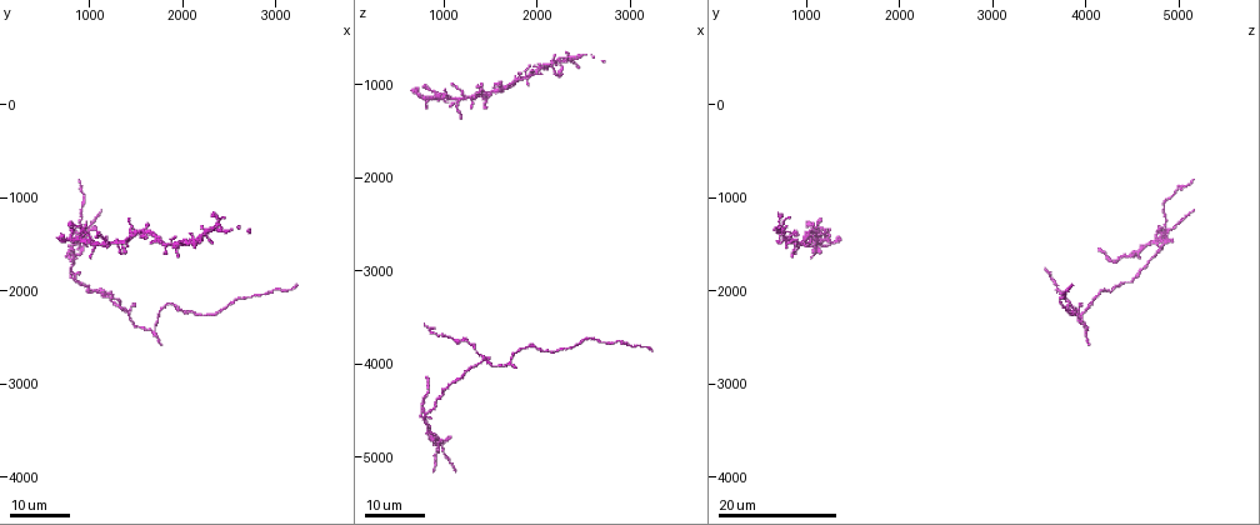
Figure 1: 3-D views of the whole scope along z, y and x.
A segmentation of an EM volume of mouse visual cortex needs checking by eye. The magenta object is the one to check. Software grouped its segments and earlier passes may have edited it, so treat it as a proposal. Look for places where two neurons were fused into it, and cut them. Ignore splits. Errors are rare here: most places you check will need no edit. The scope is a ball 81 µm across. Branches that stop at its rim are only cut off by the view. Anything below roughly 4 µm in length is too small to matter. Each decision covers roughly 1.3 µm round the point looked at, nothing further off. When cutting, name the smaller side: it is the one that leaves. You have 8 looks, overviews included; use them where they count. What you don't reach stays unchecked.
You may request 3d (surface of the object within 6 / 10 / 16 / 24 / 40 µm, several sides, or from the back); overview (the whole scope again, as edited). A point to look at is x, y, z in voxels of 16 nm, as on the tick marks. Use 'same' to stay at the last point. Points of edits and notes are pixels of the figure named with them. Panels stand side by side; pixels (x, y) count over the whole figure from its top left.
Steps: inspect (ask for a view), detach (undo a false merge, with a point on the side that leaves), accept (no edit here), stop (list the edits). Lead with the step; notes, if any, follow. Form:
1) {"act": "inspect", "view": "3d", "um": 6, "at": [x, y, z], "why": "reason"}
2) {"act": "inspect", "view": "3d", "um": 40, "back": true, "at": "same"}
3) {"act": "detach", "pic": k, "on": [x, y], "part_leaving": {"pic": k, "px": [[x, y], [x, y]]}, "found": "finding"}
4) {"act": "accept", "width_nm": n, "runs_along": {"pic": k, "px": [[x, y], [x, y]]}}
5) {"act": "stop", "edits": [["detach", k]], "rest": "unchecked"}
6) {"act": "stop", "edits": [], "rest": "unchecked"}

{"act": "inspect", "view": "3d", "um": 16, "at": [1050, 2000, 3700], "why": "three arms meet"}

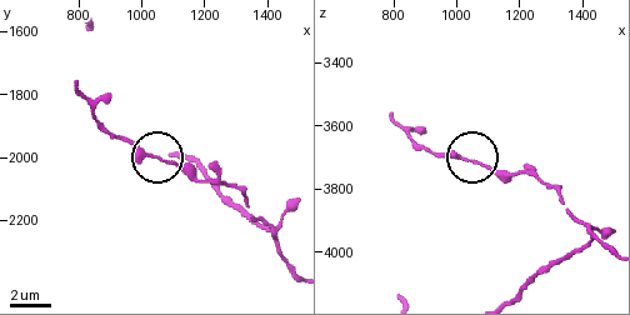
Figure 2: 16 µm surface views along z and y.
{"act": "inspect", "view": "3d", "um": 6, "at": [1050, 2010, 3720]}

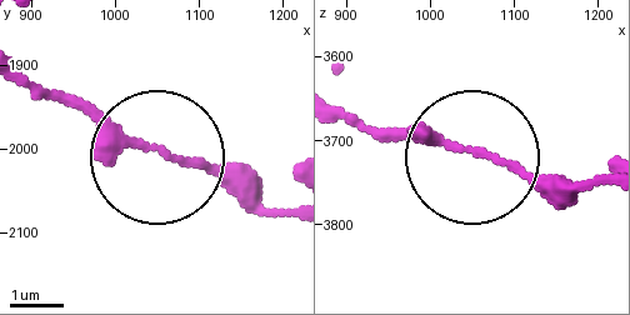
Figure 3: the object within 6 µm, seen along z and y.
{"act": "accept", "arms": 3, "found": "continuous, no second neuron"}

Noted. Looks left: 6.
{"act": "inspect", "view": "3d", "um": 16, "at": [1450, 2300, 3950], "why": "looks like a crossing"}

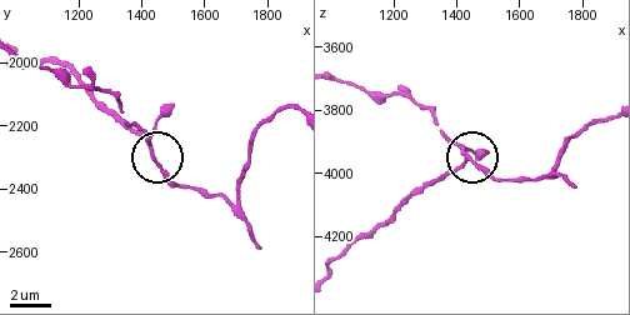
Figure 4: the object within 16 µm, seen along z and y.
{"act": "inspect", "view": "3d", "um": 6, "at": [1430, 2260, 3960]}

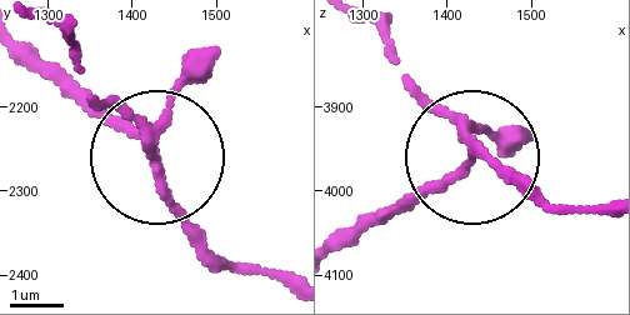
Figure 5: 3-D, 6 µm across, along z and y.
{"act": "detach", "pic": 5, "on": [103, 124], "width_nm": 180, "part_leaving": {"pic": 5, "px": [[160, 169], [26, 53]]}, "found": "two neurons meet here"}

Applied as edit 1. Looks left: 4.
{"act": "inspect", "view": "overview", "why": "redraw"}

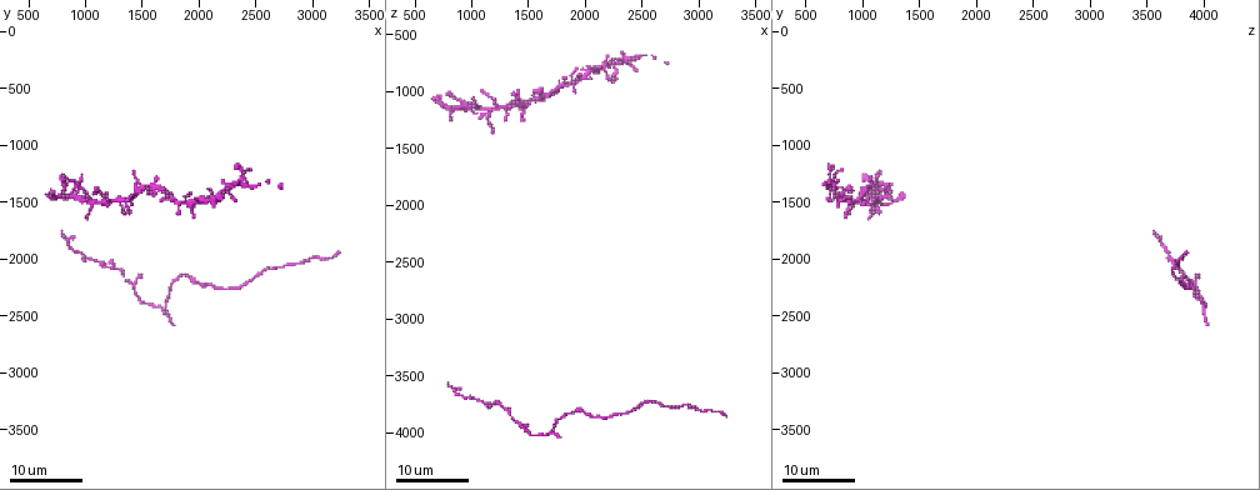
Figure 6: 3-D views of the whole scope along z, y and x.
{"act": "inspect", "view": "3d", "um": 16, "at": [840, 1840, 3600], "why": "two arms in line, one across"}

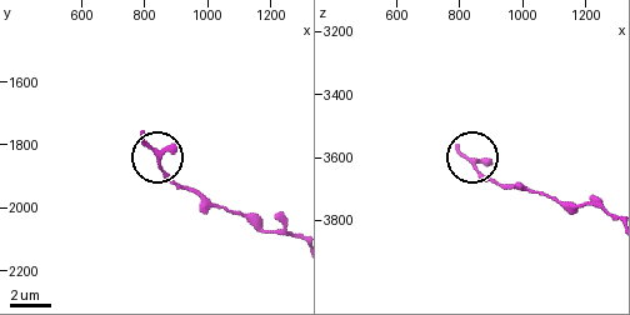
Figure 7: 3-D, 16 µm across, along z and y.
{"act": "inspect", "view": "3d", "um": 6, "at": [830, 1820, 3610]}

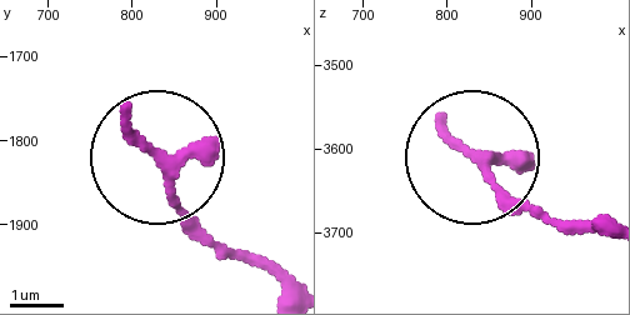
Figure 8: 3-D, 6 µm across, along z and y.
{"act": "accept", "arms": 3, "runs_along": {"pic": 8, "px": [[441, 116], [545, 220]]}, "found": "one neuron here"}

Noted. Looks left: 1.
{"act": "stop", "edits": [["detach", 5]], "rest": "unchecked"}

